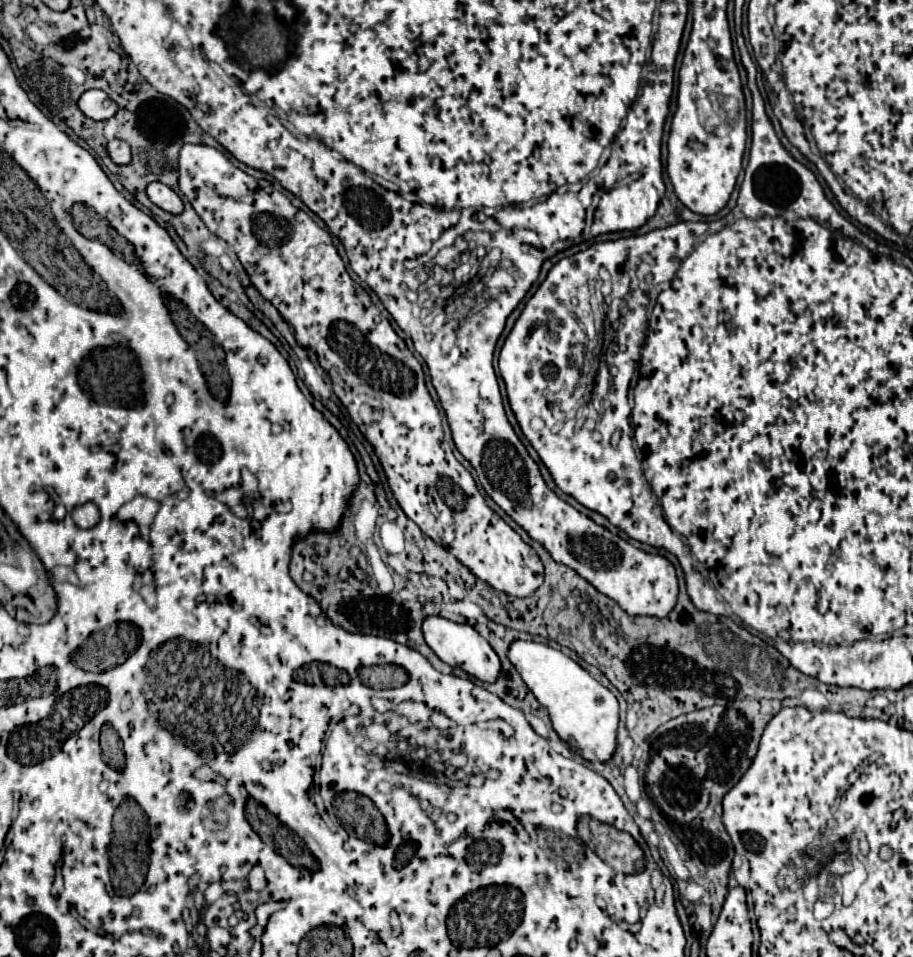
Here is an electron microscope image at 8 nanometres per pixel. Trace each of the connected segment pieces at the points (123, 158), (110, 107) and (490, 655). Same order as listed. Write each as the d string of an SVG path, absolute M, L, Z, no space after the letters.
M111 140L107 152L115 164L129 164L131 162L131 148L123 140Z
M87 90L79 98L79 110L83 110L83 114L87 114L93 120L107 120L115 116L117 106L103 90Z
M439 616L427 618L423 622L423 634L431 650L449 666L459 666L463 668L469 676L475 676L481 682L495 682L499 672L501 672L501 660L495 654L495 650L489 646L489 642L471 626L467 624L457 624Z

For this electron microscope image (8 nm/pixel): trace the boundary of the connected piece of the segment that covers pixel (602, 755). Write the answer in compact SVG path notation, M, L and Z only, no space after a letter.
M517 640L509 648L509 660L521 674L537 702L549 712L553 730L569 748L589 762L607 762L615 752L619 704L617 698L595 678L589 676L577 662L547 644Z

